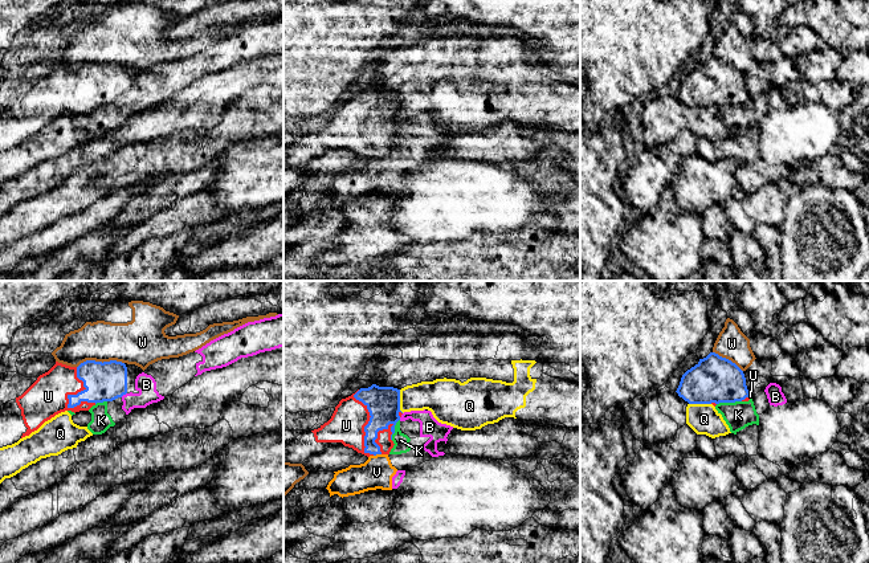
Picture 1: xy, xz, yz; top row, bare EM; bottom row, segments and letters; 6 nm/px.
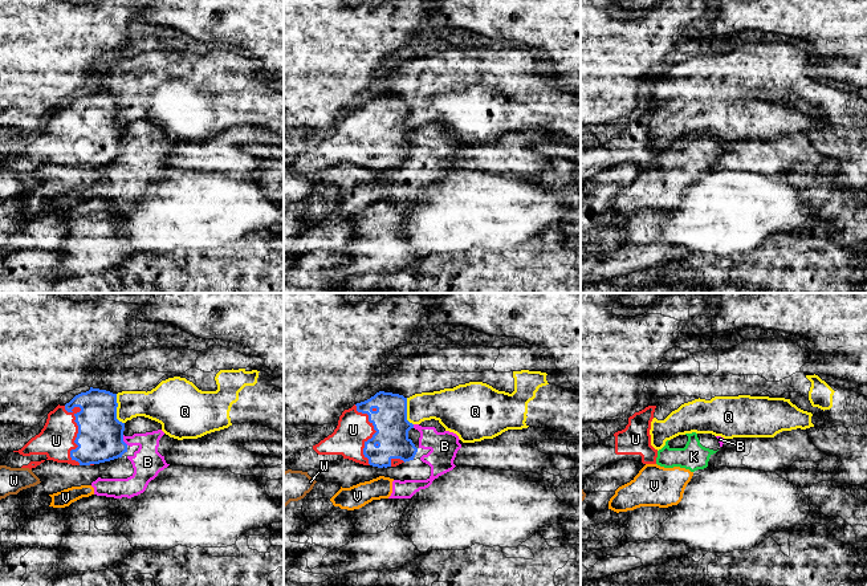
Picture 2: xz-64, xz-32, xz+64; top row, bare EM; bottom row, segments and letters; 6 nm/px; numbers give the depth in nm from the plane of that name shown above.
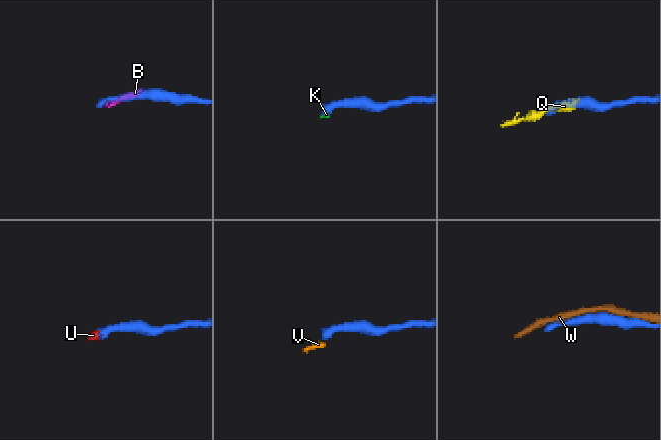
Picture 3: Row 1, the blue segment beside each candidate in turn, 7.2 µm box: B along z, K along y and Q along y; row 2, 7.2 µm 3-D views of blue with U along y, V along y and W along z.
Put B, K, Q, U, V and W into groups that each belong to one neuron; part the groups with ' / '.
B K V / Q / U / W

